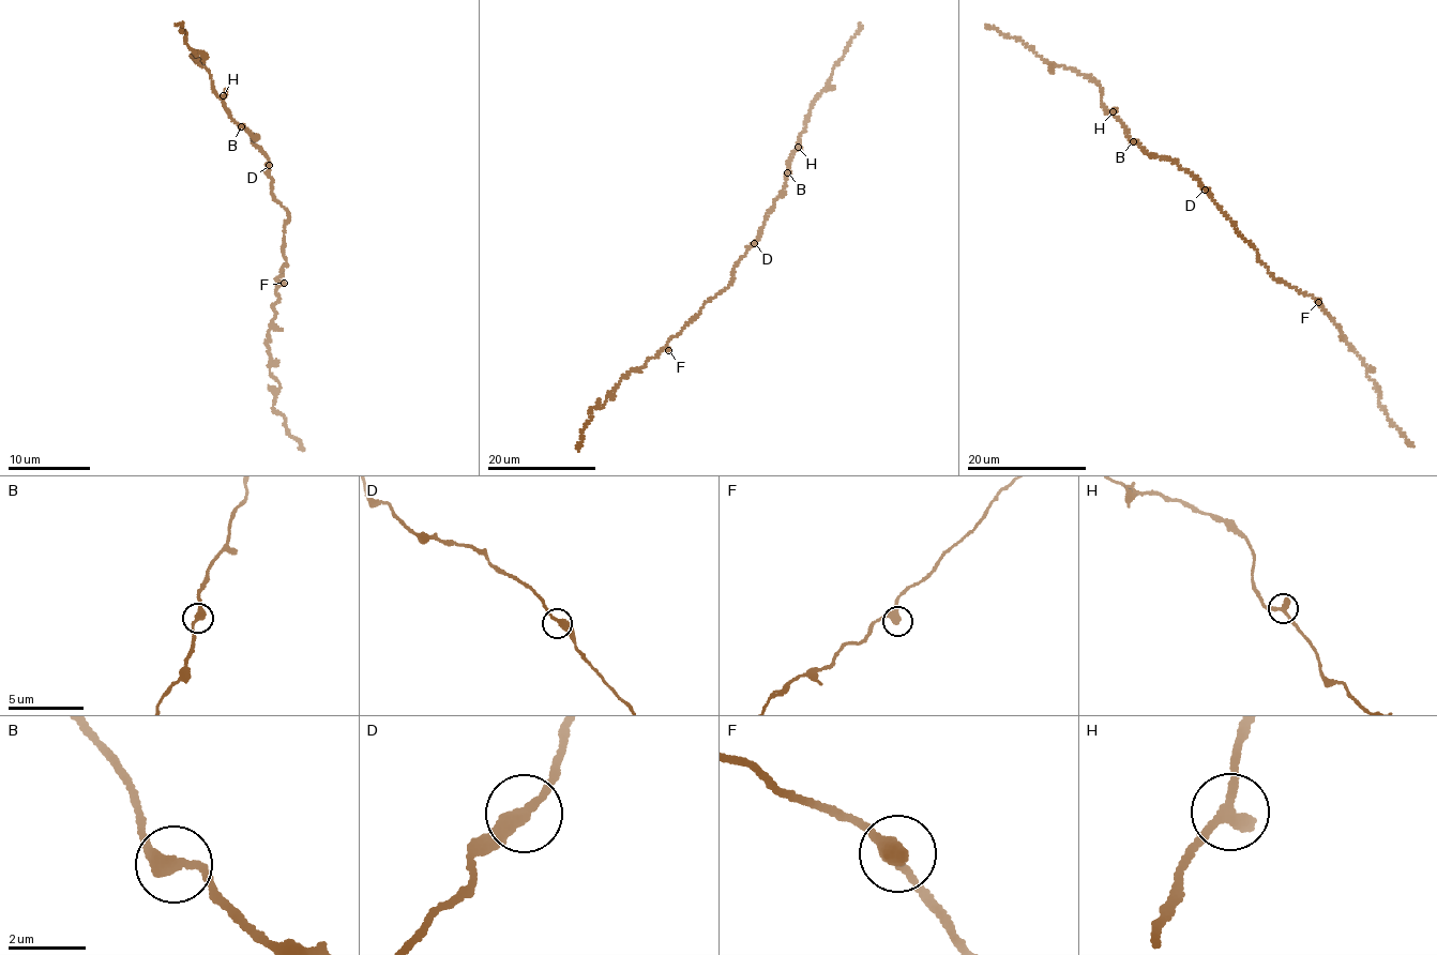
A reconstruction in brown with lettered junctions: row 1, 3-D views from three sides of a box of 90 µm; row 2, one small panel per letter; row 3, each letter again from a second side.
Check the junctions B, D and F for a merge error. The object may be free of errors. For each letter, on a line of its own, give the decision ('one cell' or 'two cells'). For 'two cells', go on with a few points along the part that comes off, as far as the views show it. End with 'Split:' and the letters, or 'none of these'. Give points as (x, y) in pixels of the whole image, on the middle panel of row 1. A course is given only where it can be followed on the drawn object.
B: one cell
D: one cell
F: one cell
Split: none of these

